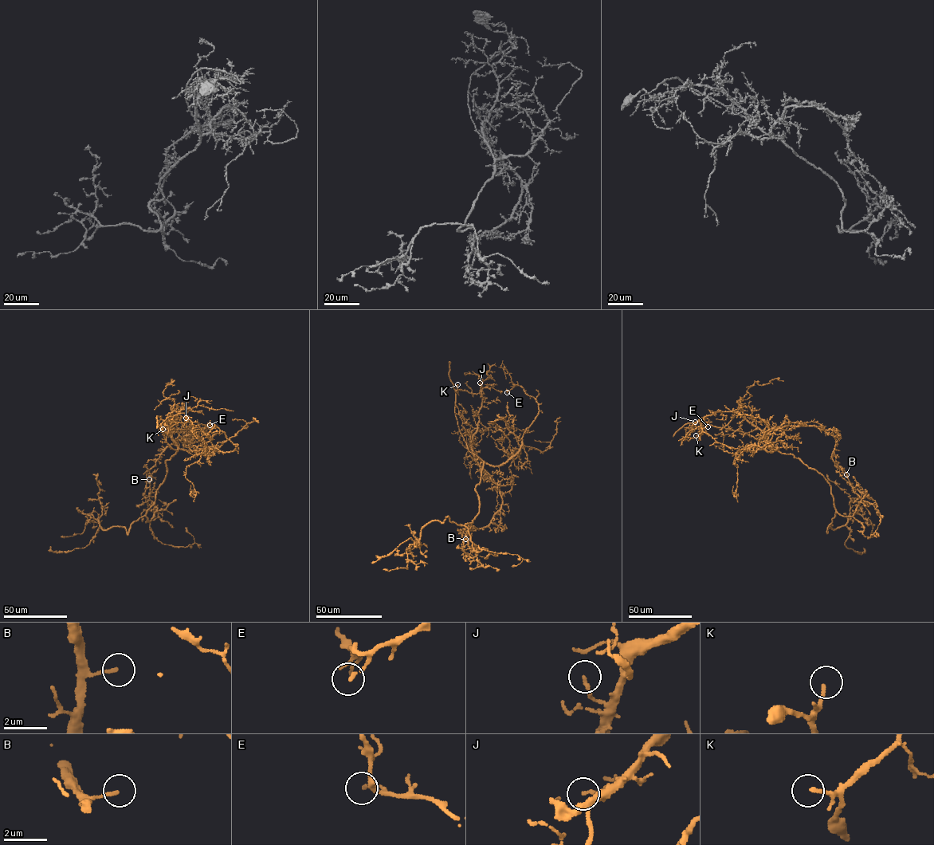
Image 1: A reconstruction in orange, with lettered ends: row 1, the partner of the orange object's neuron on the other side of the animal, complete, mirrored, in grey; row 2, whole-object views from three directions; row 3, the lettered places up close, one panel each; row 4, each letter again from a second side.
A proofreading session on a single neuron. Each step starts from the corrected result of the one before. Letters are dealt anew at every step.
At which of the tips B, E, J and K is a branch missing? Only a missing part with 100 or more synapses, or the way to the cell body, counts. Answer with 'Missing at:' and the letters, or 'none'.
Missing at: K

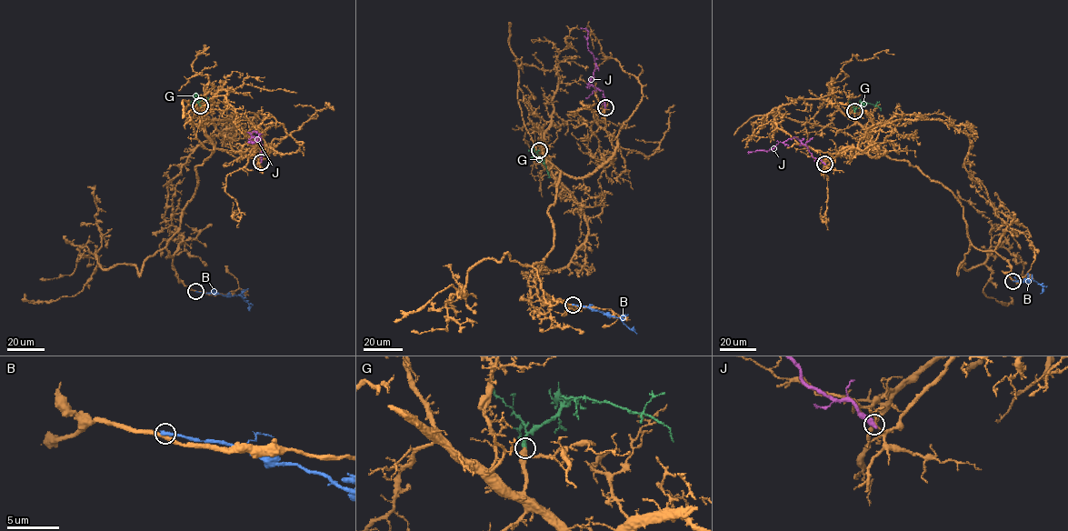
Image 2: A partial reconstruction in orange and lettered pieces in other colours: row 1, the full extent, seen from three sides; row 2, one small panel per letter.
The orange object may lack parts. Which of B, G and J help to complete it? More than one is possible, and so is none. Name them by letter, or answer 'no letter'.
G

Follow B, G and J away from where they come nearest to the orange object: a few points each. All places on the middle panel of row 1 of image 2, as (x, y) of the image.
B: (573, 305), (619, 317), (631, 330), (633, 326)
G: (538, 150), (548, 177)
J: (605, 107), (603, 91), (588, 84), (593, 76), (595, 64), (593, 55), (588, 48), (588, 31), (581, 28)

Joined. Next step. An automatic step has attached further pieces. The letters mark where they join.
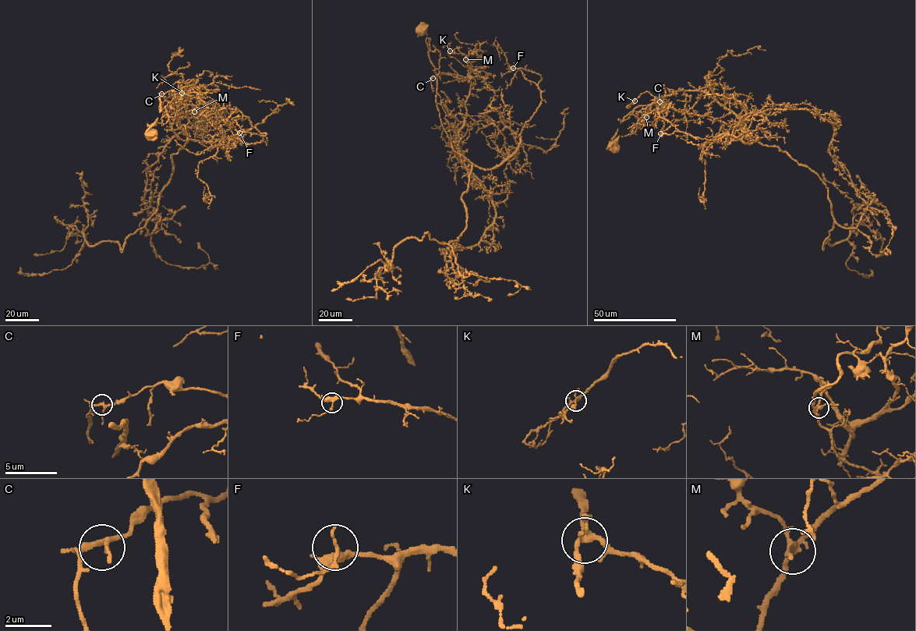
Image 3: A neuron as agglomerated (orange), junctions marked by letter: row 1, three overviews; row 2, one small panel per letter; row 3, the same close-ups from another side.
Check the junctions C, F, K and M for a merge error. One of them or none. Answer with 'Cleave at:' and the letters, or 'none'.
Cleave at: M

